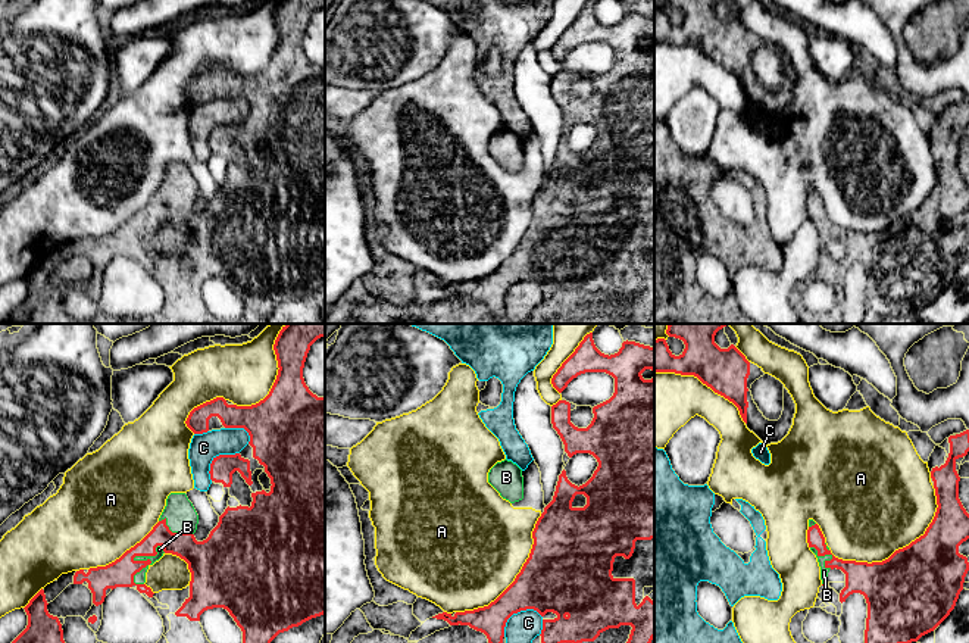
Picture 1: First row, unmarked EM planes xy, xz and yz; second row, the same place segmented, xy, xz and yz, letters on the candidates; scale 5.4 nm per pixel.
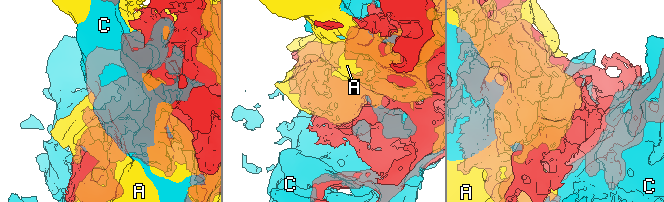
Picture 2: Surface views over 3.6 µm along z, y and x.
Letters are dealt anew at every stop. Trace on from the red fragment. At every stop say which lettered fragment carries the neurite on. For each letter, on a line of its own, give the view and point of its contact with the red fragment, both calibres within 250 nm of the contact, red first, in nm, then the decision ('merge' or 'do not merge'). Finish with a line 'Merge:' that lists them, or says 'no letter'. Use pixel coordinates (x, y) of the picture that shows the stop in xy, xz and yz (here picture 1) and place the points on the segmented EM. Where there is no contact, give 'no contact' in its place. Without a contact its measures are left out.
A: contact yz (900, 549); calibres 460 and 480 nm; do not merge
B: contact xy (149, 564); calibres 150 and 40 nm; merge
C: contact xz (516, 612); calibres 340 and 170 nm; do not merge
Merge: B

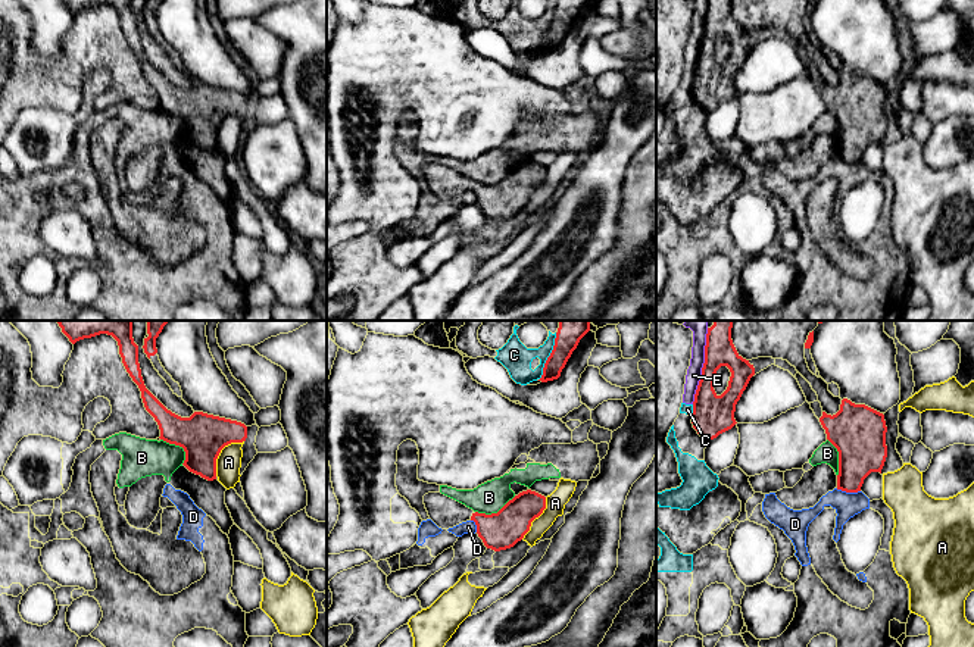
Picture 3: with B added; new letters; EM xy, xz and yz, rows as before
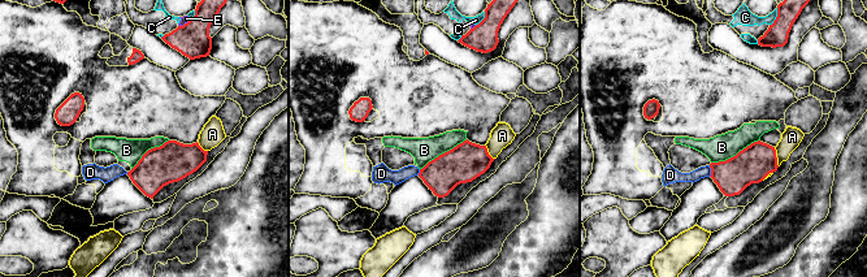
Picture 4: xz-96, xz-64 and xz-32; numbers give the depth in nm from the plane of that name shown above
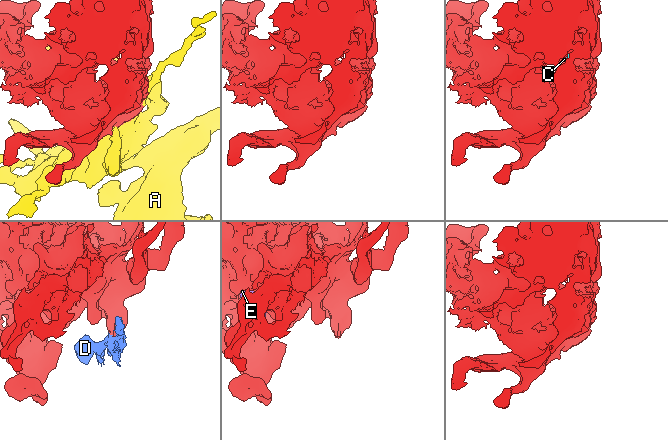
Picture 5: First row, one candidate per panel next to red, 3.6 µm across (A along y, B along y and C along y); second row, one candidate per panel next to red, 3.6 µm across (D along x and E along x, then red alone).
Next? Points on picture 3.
A: contact xy (219, 452); calibres 240 and 140 nm; do not merge
B: contact xz (495, 513); calibres 200 and 170 nm; do not merge
C: contact xz (549, 356); calibres 180 and 160 nm; do not merge
D: contact yz (848, 491); calibres 260 and 140 nm; do not merge
E: contact yz (704, 366); calibres 190 and 100 nm; do not merge
Merge: no letter

